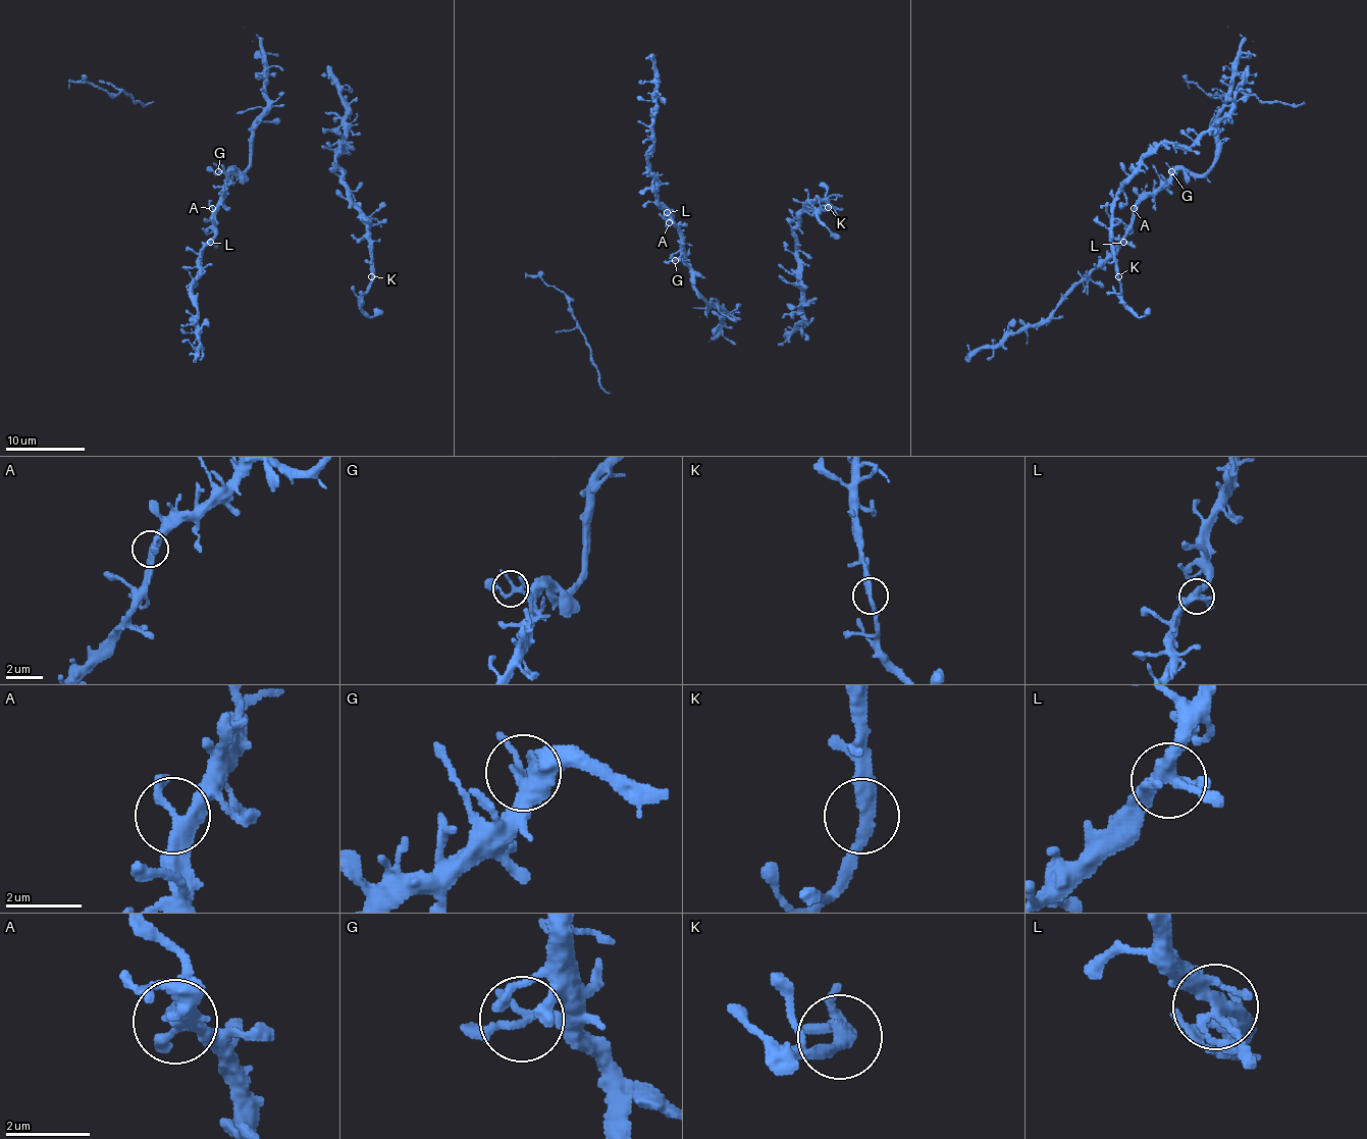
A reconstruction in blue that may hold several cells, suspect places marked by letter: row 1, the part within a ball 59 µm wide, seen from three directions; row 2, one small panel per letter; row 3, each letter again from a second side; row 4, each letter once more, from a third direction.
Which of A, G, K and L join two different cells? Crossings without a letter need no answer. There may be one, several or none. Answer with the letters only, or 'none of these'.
none of these

